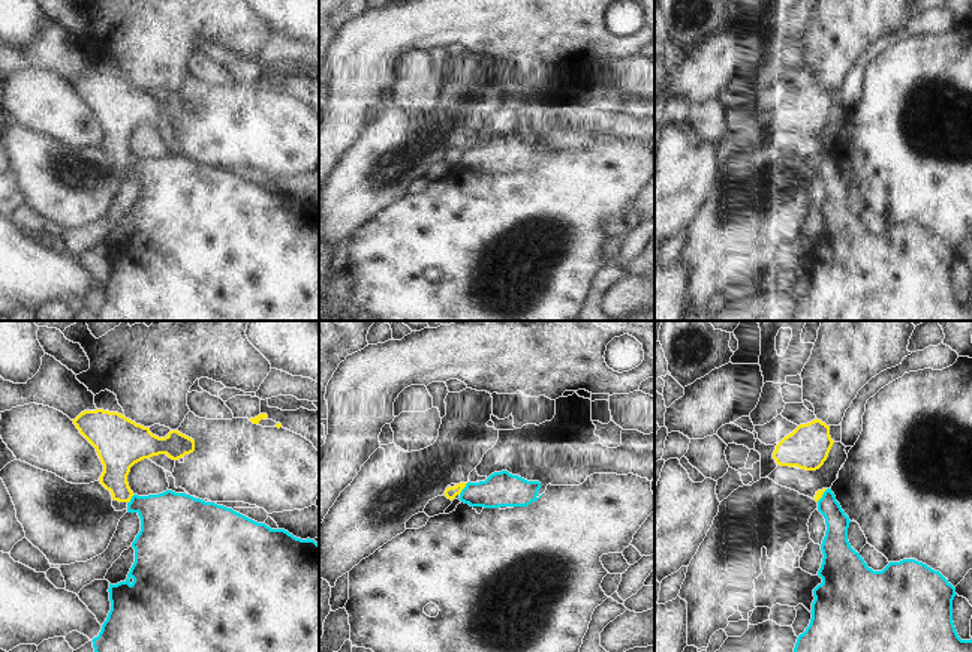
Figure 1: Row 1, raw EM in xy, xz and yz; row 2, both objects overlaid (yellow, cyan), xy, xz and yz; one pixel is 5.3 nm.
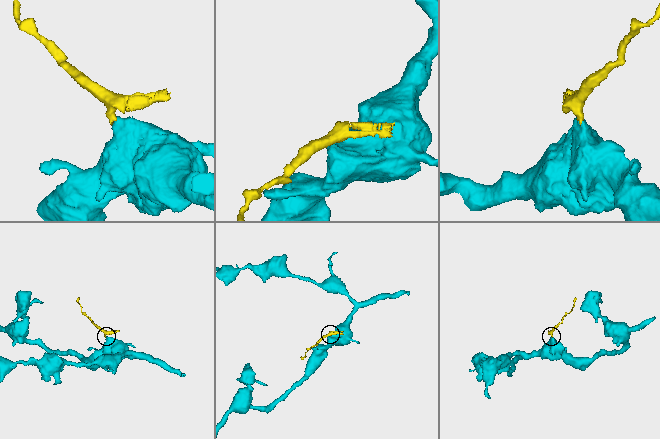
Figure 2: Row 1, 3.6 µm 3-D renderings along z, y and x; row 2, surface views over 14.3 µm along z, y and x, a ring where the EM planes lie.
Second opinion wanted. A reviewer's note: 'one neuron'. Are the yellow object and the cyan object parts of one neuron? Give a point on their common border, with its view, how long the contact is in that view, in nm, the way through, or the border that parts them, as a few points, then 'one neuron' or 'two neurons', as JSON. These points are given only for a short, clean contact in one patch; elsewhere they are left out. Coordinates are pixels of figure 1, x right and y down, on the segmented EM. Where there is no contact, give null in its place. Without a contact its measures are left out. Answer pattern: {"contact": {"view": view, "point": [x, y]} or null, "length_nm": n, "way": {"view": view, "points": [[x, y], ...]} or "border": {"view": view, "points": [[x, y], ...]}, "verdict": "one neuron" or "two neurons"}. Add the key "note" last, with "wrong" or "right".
{"contact": {"view": "xz", "point": [463, 487]}, "length_nm": 80, "border": {"view": "xz", "points": [[468, 483], [459, 493]]}, "verdict": "two neurons", "note": "wrong"}

